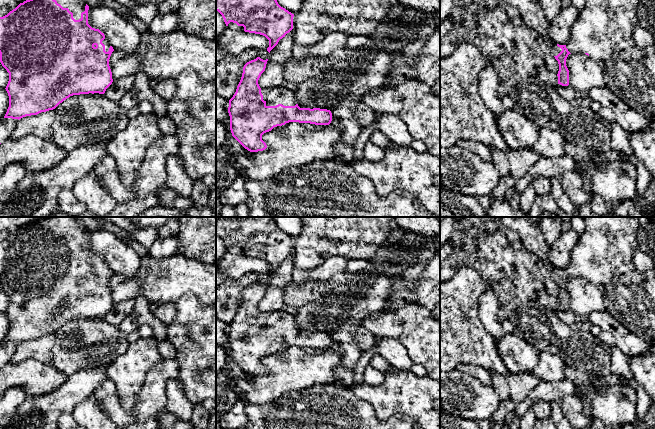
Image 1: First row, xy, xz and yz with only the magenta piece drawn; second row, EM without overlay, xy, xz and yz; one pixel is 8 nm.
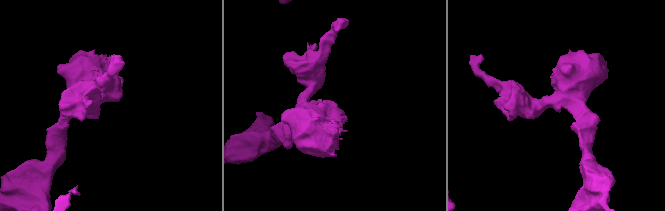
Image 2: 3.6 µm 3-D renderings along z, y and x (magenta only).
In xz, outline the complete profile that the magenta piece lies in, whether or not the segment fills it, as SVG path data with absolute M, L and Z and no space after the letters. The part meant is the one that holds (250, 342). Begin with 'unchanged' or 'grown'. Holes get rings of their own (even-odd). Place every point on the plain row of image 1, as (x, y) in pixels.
grown | M257 281L244 289L236 316L229 324L232 360L250 376L267 372L262 359L274 351L289 346L329 349L332 345L330 334L300 332L293 315L285 311L261 313L258 304L267 285Z

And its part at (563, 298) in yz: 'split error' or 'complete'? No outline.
split error

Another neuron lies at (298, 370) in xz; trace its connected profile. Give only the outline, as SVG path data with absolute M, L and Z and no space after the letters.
M299 346L283 350L284 359L276 351L262 359L267 369L265 374L233 380L244 394L245 402L261 405L314 384L330 384L335 379L333 373L341 365L341 356L331 348L317 355L309 355Z

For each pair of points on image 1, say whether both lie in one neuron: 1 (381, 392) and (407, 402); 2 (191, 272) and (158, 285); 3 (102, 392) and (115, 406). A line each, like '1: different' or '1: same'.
1: same
2: same
3: different

